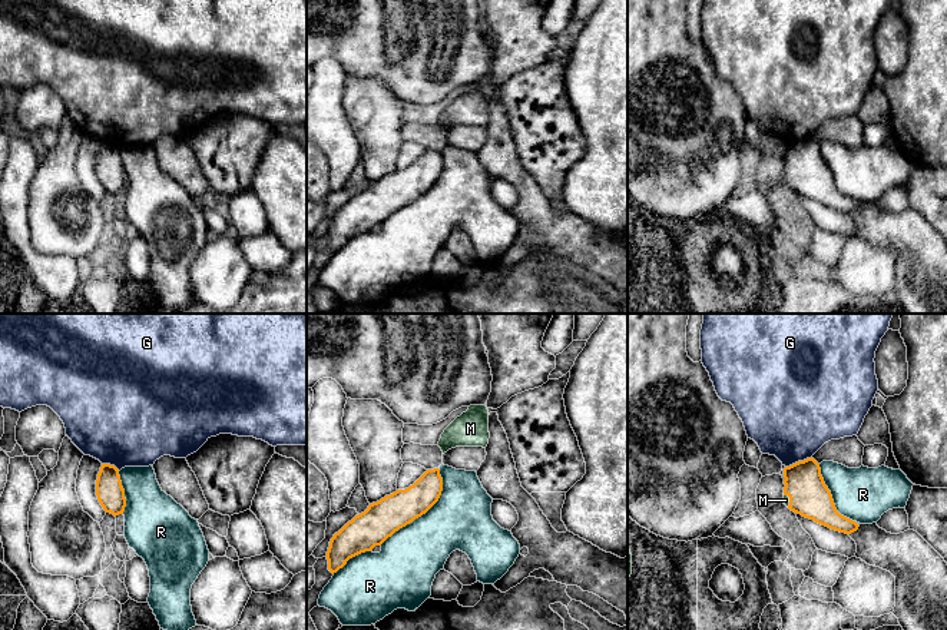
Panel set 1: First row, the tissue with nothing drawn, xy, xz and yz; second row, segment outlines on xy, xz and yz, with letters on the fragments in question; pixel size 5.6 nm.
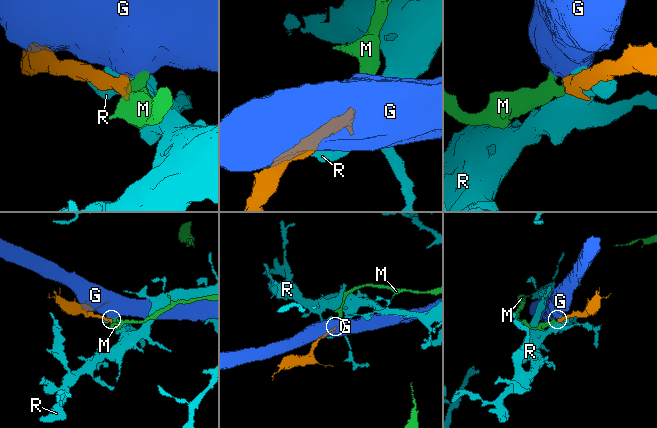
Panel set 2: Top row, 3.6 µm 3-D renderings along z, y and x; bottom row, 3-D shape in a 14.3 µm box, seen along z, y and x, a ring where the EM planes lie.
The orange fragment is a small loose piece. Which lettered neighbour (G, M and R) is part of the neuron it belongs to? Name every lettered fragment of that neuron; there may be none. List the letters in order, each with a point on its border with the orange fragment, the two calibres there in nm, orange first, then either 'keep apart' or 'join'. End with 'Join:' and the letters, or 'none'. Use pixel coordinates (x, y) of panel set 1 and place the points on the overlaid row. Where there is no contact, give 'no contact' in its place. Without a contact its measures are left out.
G: meets orange in yz at (798, 461); 220 nm thick on the orange side, 460 nm on the other; keep apart
M: meets orange in yz at (790, 500); 220 nm thick on the orange side, 40 nm on the other; join
R: meets orange in xz at (424, 513); 200 nm thick on the orange side, 340 nm on the other; keep apart
Join: M

